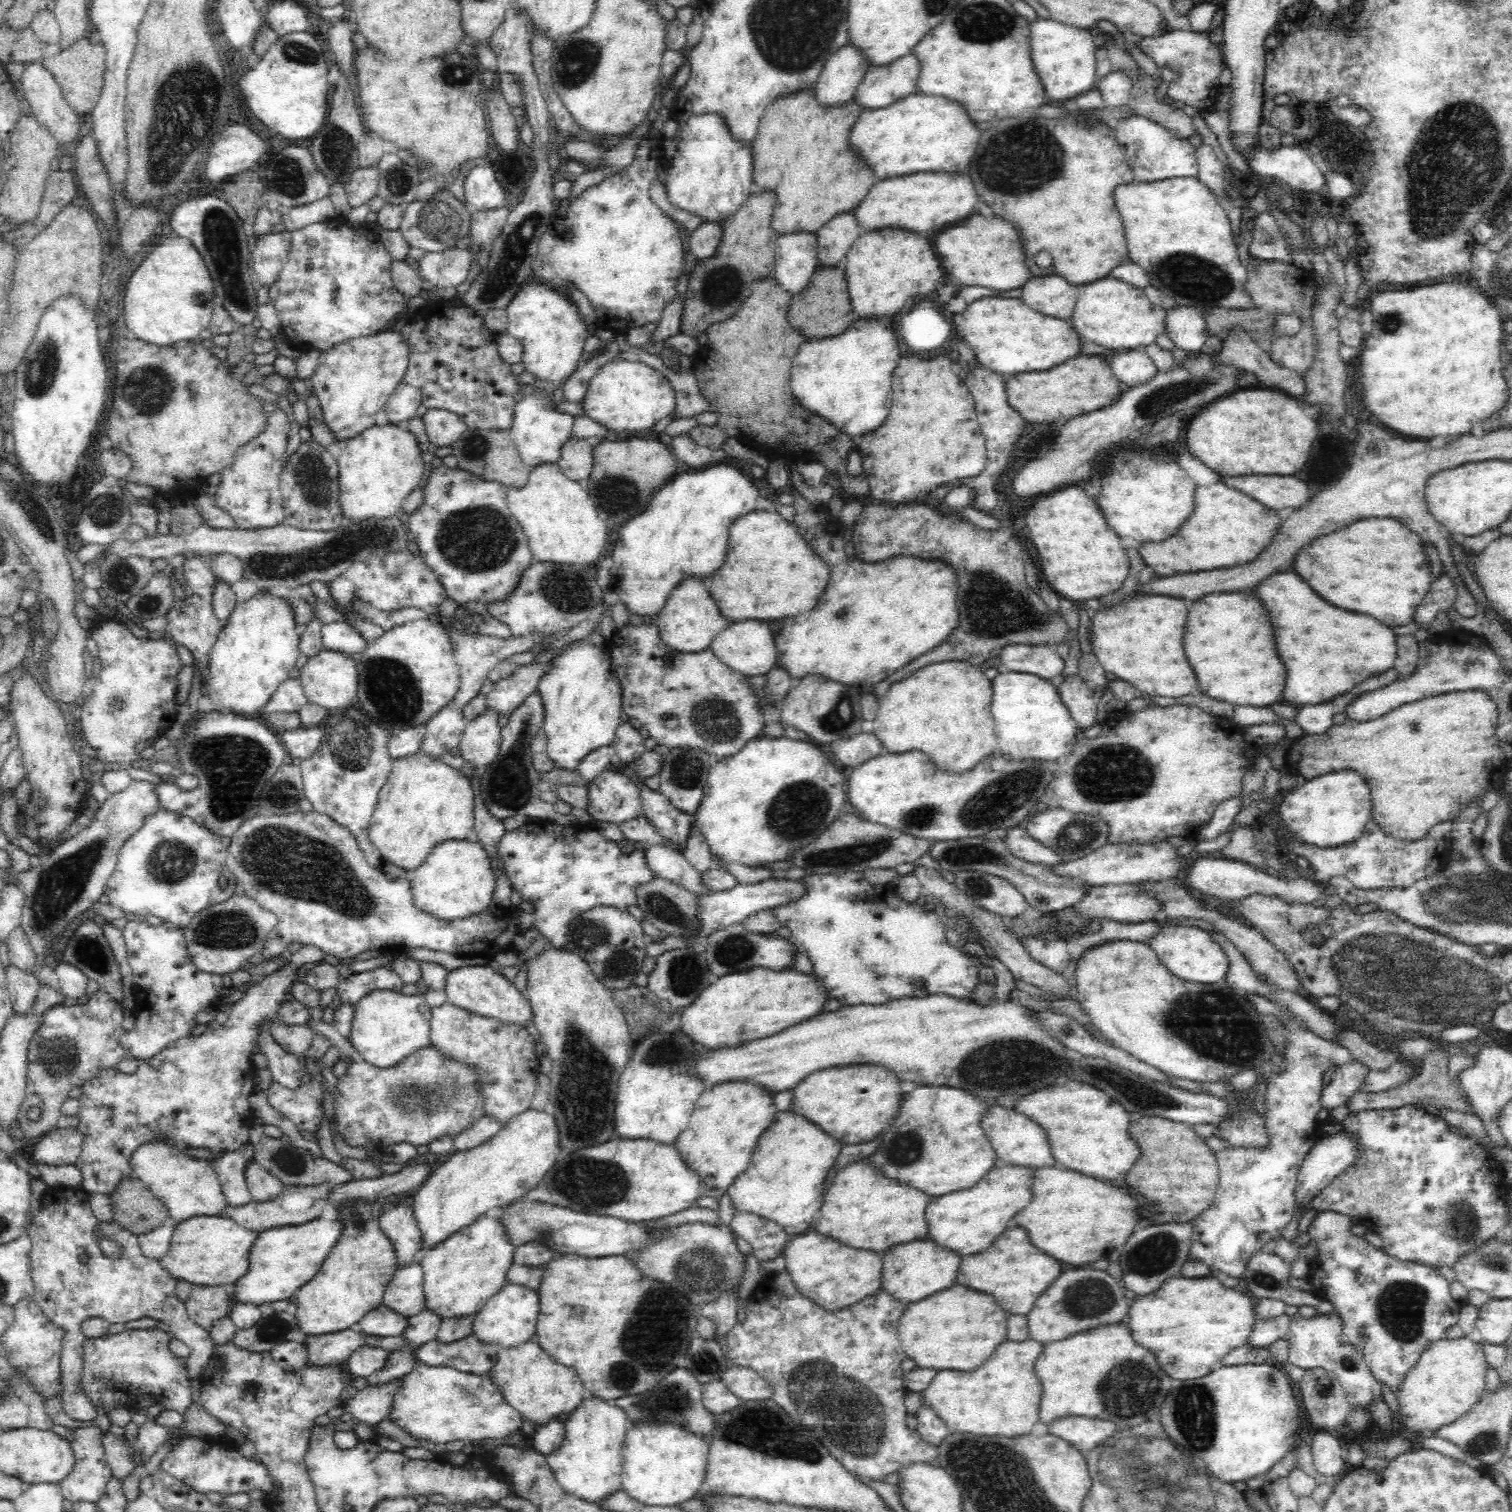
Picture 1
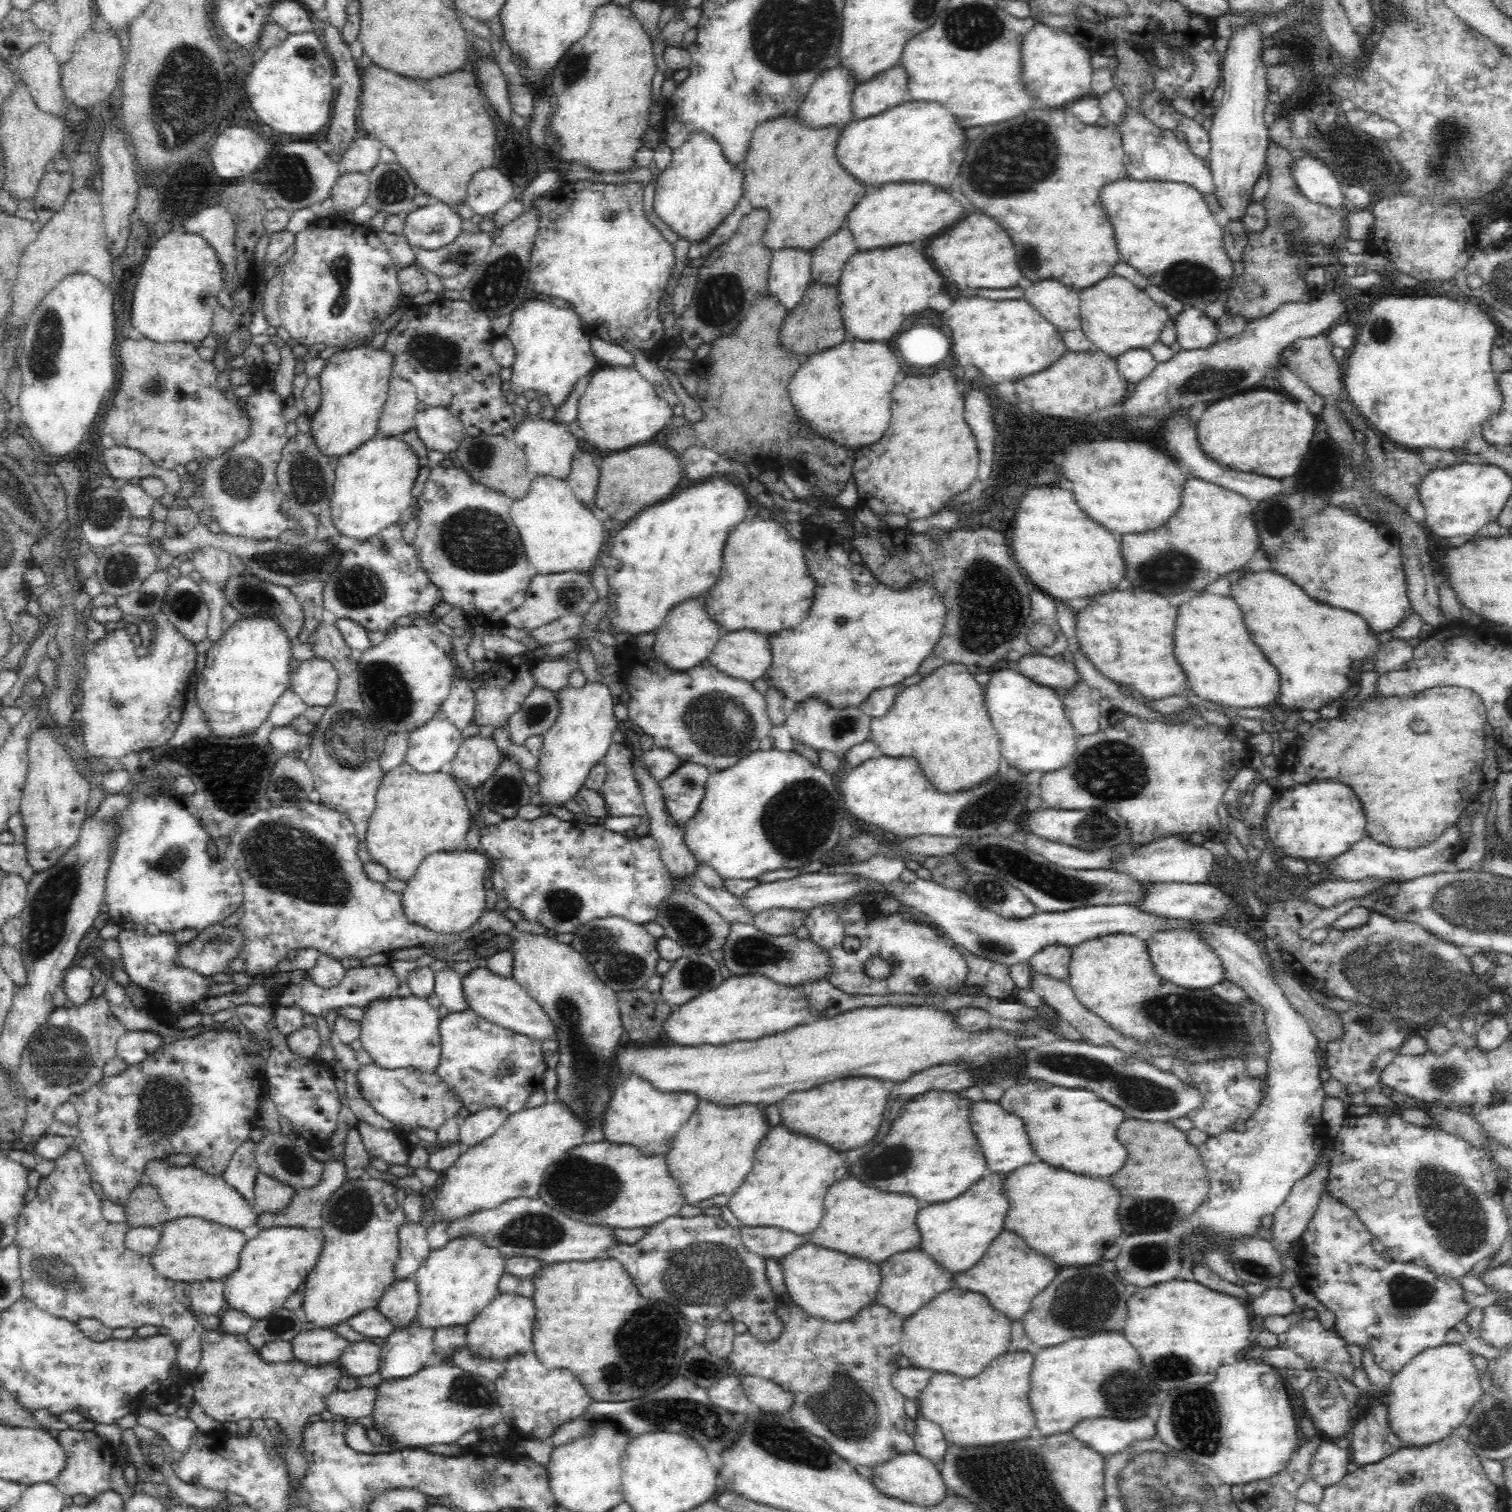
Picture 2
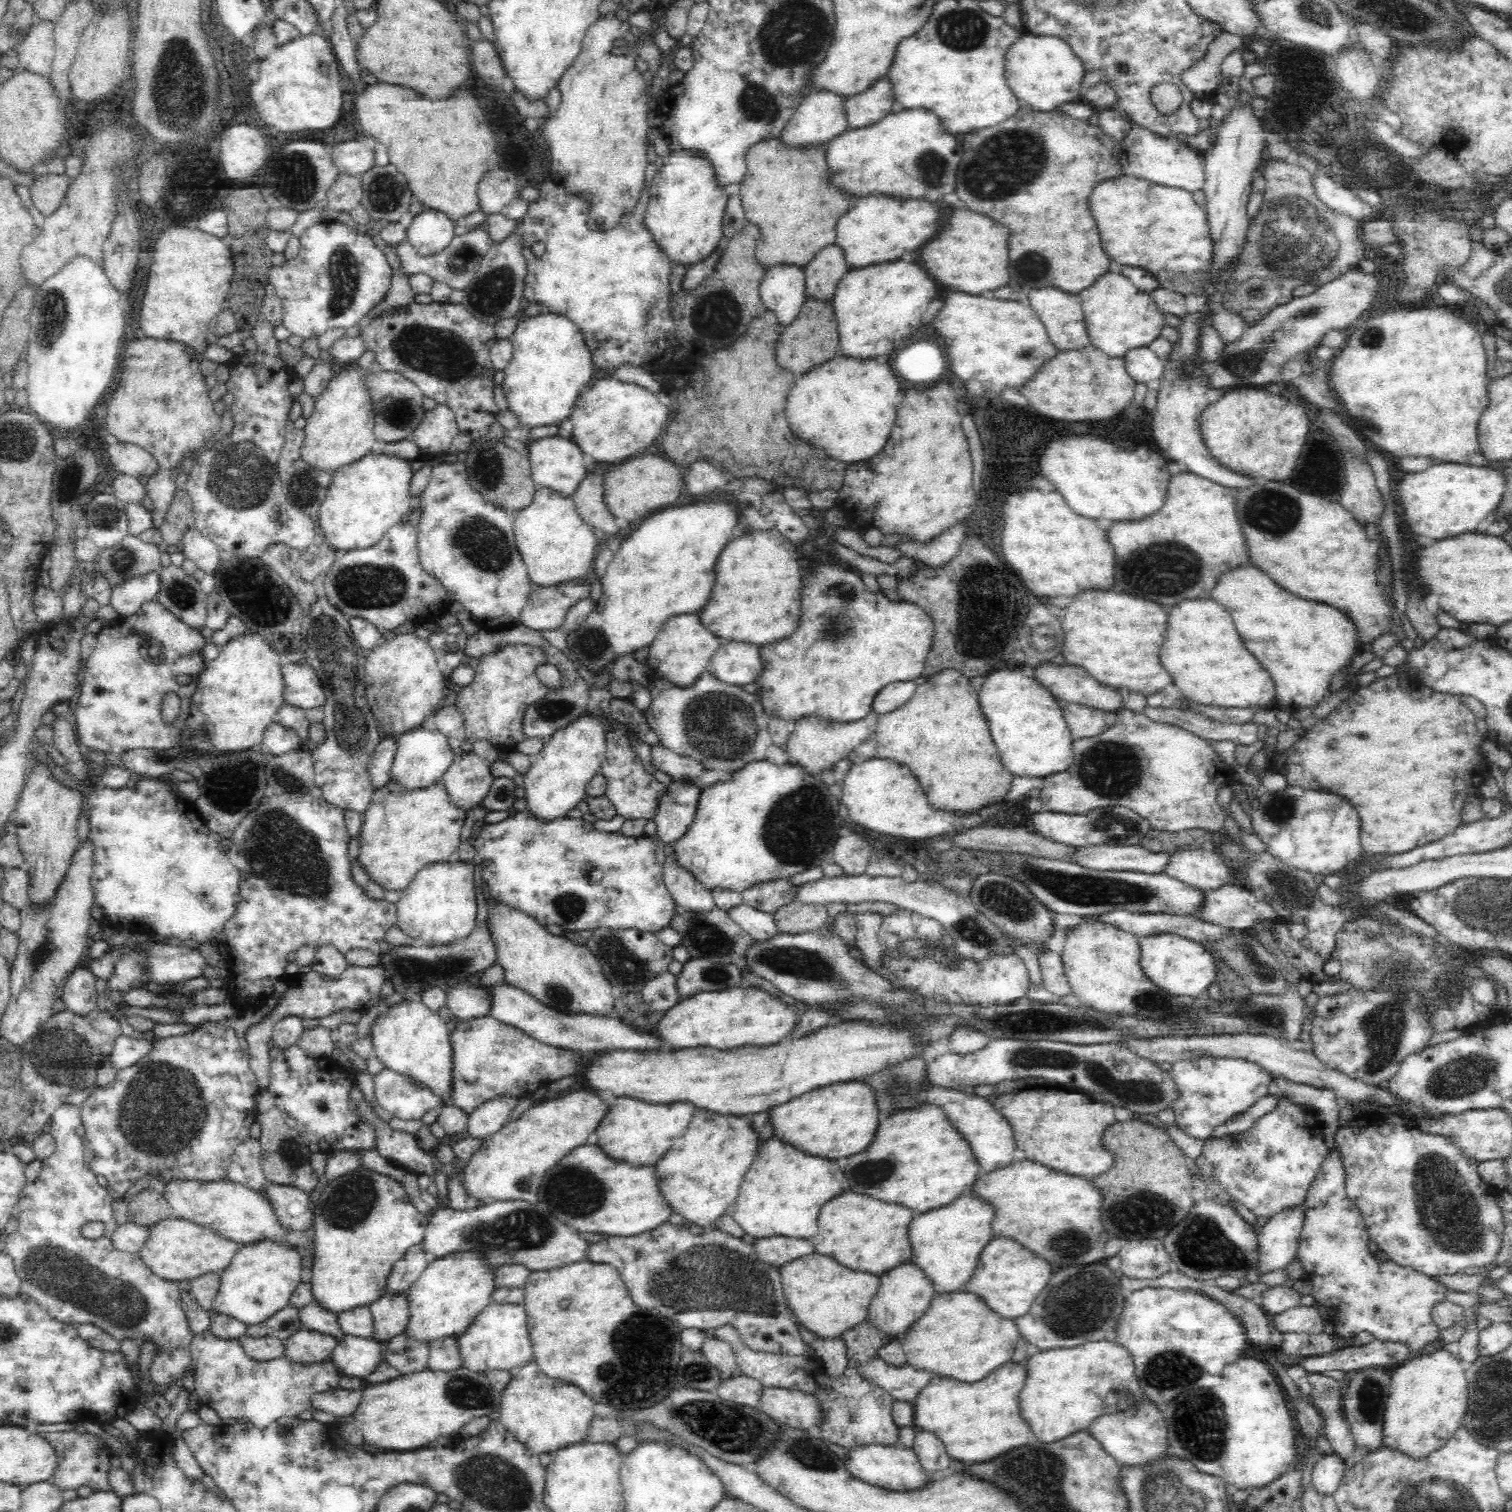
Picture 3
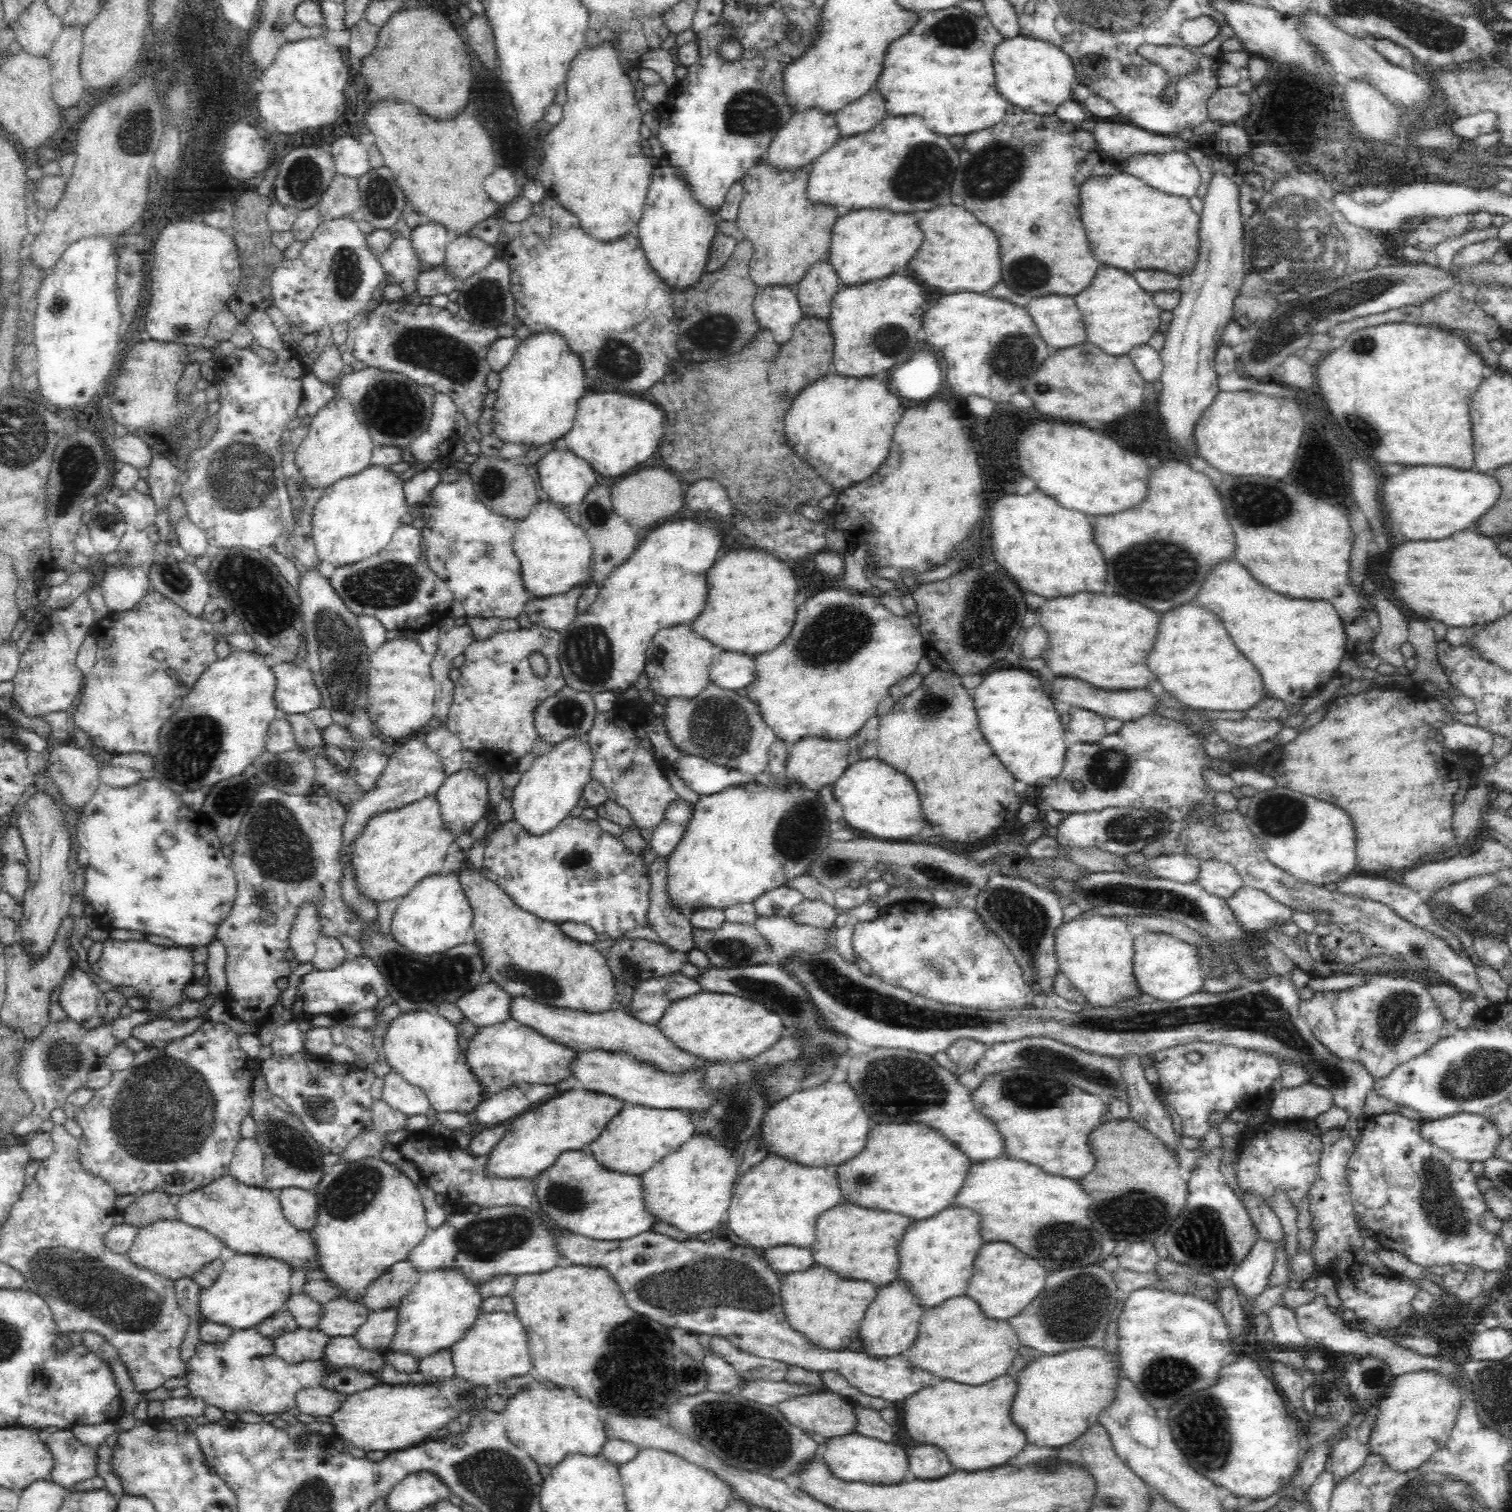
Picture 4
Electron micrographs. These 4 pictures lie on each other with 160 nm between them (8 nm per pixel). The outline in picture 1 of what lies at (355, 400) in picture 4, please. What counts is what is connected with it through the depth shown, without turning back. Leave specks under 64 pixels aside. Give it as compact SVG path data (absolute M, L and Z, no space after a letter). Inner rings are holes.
M402 380L384 405L384 412L392 426L405 427L406 423L416 417L416 410L421 405L421 394L417 388Z

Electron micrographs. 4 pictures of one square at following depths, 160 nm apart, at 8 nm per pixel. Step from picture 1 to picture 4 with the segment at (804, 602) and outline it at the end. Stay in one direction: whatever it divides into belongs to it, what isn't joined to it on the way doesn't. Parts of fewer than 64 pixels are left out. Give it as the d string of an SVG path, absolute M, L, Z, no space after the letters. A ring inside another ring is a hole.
M734 550L722 556L706 576L707 597L702 612L689 624L694 634L712 643L717 651L726 650L737 652L746 656L755 657L764 652L774 650L792 630L796 618L796 580L790 564L781 560L774 560L771 554L766 556L758 554L756 550Z

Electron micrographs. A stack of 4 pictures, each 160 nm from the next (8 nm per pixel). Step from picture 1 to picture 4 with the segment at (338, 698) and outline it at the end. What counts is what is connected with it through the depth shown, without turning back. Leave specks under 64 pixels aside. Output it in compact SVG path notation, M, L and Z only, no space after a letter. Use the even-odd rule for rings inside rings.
M276 662L271 671L276 679L273 697L280 715L307 715L321 707L321 694L310 669Z

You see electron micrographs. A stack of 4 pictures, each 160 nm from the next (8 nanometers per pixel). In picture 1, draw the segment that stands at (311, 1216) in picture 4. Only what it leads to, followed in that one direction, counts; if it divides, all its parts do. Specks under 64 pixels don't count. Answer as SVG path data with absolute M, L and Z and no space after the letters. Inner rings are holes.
M255 1161L246 1168L246 1182L254 1202L269 1202L274 1200L284 1190L283 1182Z

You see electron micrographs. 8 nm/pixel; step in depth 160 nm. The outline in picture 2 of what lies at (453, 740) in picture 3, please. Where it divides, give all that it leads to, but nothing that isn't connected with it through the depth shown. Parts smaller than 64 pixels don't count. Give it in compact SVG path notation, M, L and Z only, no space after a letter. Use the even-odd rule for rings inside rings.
M454 677L448 696L440 703L439 713L456 730L464 730L474 716L473 692L467 687L468 678Z

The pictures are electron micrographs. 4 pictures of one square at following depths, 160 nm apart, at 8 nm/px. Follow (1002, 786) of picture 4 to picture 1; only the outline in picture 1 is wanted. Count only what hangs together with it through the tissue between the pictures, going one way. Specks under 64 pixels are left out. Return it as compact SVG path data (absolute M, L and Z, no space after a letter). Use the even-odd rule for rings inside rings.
M946 661L920 668L918 672L908 676L908 679L892 683L886 694L880 697L879 714L873 721L873 734L881 746L886 746L892 754L920 750L936 770L948 774L972 772L996 748L995 723L990 712L992 688L990 680L986 680L980 670L982 667L972 666L964 661Z

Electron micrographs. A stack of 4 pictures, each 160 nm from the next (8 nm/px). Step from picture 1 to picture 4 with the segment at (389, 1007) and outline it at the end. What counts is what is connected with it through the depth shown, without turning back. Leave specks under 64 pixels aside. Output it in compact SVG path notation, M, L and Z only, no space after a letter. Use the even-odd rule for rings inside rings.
M416 1010L402 1013L396 1020L392 1020L386 1036L383 1038L384 1055L391 1070L399 1072L410 1084L421 1088L428 1097L431 1107L436 1112L461 1112L472 1114L476 1108L486 1100L486 1087L480 1081L478 1075L474 1075L471 1065L468 1063L467 1054L462 1054L462 1047L458 1039L456 1025L438 1013Z

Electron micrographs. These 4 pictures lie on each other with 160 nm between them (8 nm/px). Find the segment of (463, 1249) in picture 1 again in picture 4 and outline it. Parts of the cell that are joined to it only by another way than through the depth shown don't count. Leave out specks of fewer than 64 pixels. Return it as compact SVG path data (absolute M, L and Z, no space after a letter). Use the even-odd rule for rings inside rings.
M432 1270L432 1272L420 1274L414 1288L404 1296L395 1308L397 1327L390 1344L383 1352L405 1352L419 1361L426 1356L440 1352L440 1350L449 1349L474 1324L477 1316L481 1313L482 1301L483 1298L477 1293L477 1287L468 1282L457 1270Z

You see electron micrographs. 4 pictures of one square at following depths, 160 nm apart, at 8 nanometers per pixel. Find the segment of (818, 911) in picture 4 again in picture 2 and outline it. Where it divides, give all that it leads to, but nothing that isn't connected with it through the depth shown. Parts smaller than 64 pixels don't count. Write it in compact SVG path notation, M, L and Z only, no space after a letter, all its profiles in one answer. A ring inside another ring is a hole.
M769 908L757 914L755 928L774 936L794 935L807 924L808 911L787 908Z

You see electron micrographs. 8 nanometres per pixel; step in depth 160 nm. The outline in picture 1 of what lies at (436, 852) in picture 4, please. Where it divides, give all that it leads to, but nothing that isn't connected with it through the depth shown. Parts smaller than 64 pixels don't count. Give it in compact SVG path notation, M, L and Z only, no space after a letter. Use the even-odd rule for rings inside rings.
M416 752L412 756L398 758L391 762L390 774L380 789L379 799L371 816L368 836L384 862L408 871L418 868L437 844L448 840L473 838L474 821L473 792L469 777L463 771L440 760L432 760L425 754Z

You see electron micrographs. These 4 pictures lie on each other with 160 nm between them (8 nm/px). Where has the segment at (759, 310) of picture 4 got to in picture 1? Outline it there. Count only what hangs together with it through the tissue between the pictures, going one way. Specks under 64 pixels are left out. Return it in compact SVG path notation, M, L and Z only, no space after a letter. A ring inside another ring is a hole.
M817 234L784 235L775 242L775 283L790 296L808 286L819 267Z

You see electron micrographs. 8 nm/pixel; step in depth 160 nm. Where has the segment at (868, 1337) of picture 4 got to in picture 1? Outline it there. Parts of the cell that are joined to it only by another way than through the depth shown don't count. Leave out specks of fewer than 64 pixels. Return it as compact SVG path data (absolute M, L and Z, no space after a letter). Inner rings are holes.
M914 1240L908 1244L898 1244L881 1255L883 1275L881 1290L902 1304L914 1304L926 1296L950 1288L956 1282L961 1258L952 1251L946 1251L932 1240Z

